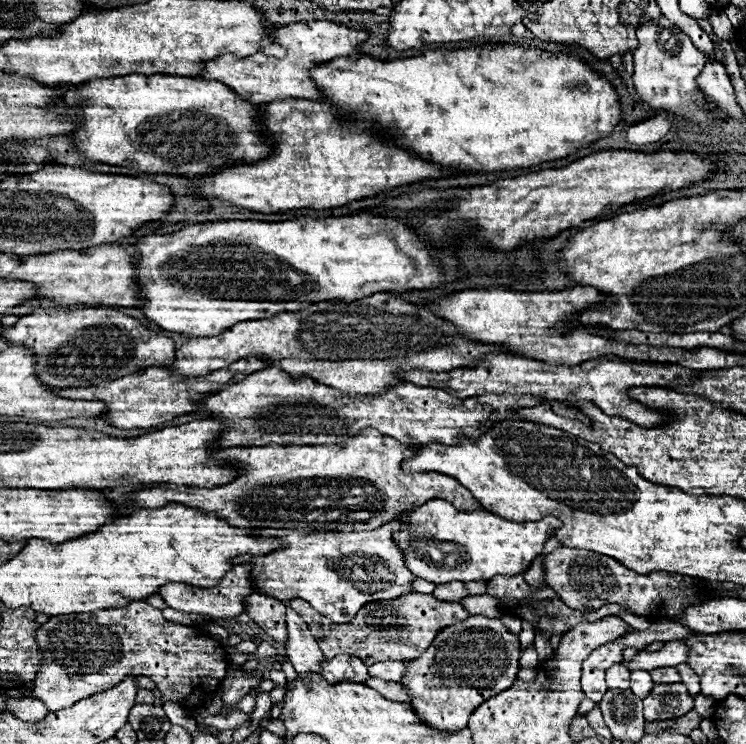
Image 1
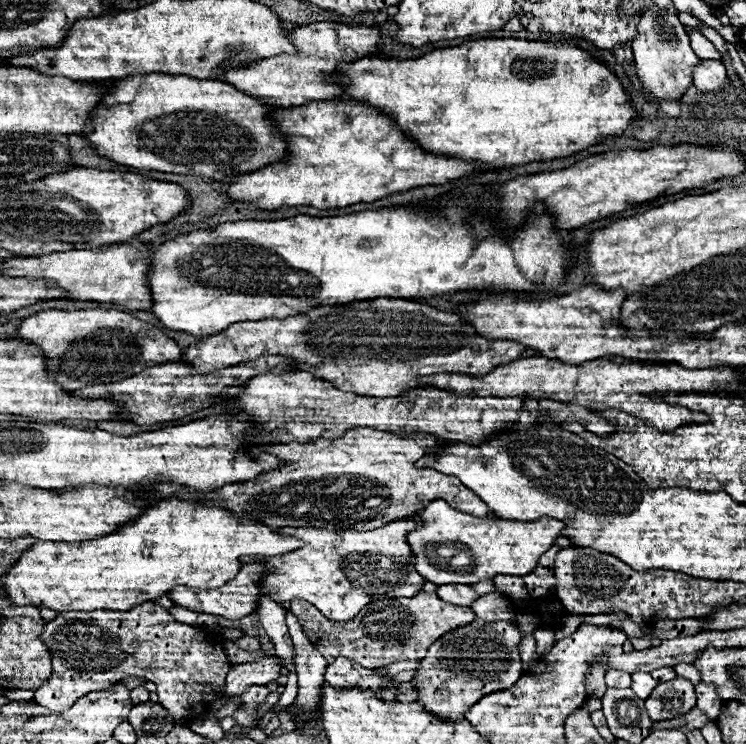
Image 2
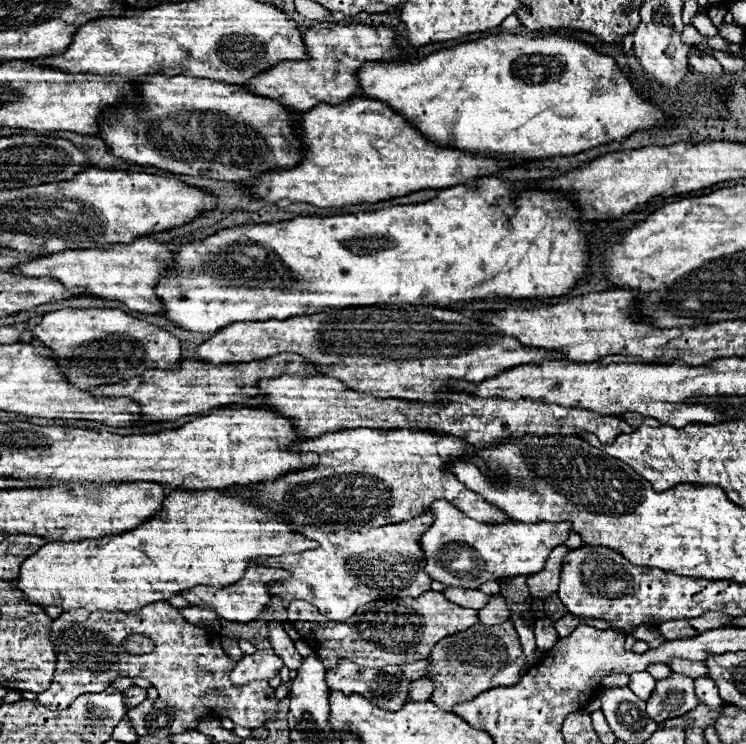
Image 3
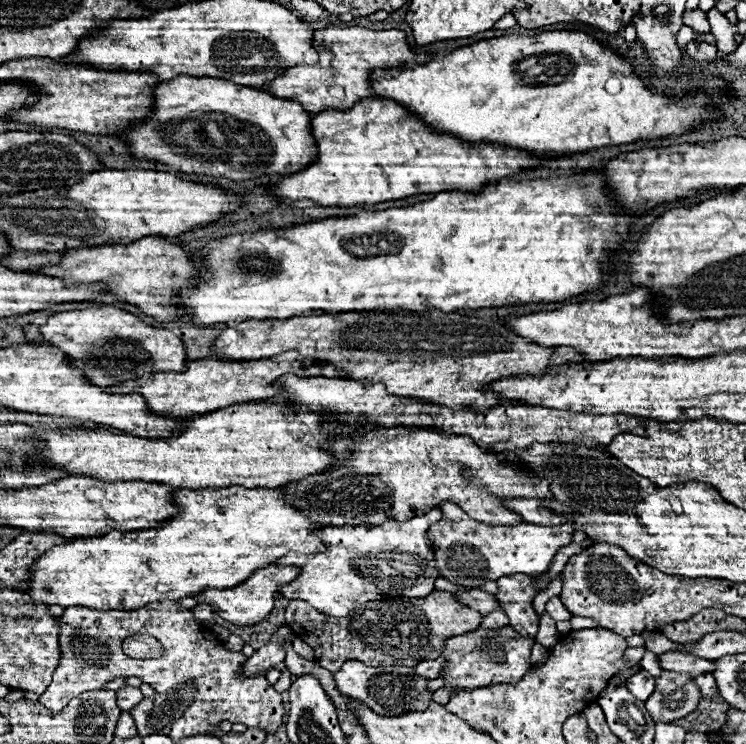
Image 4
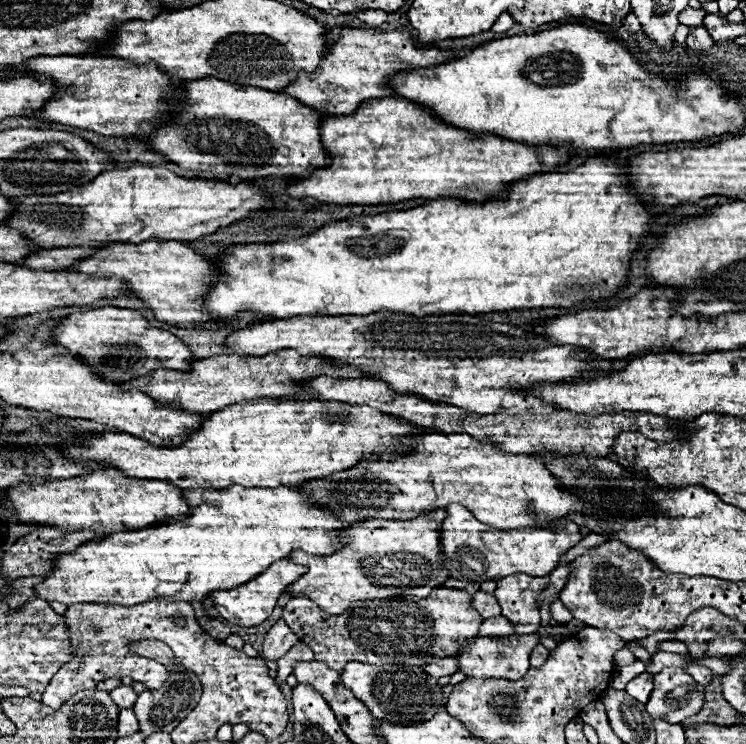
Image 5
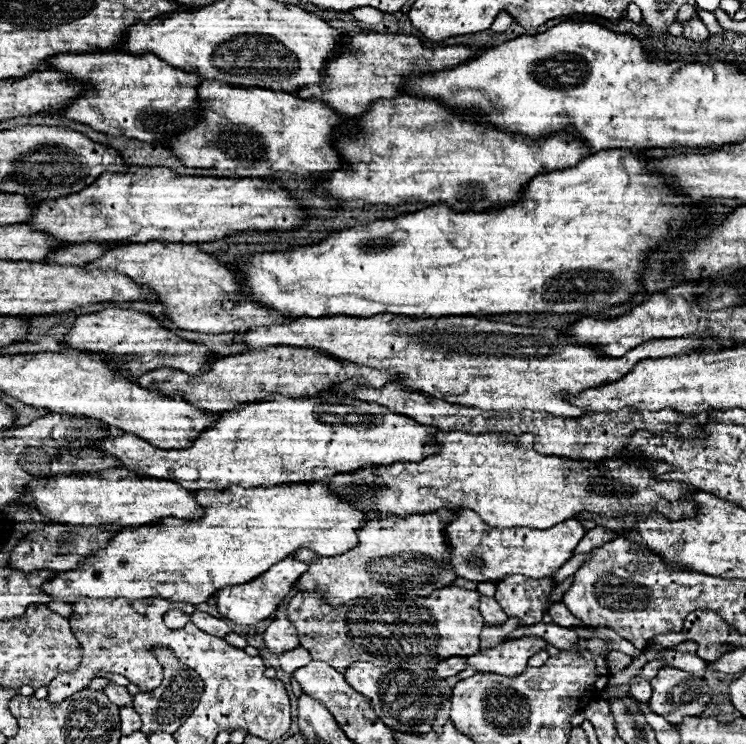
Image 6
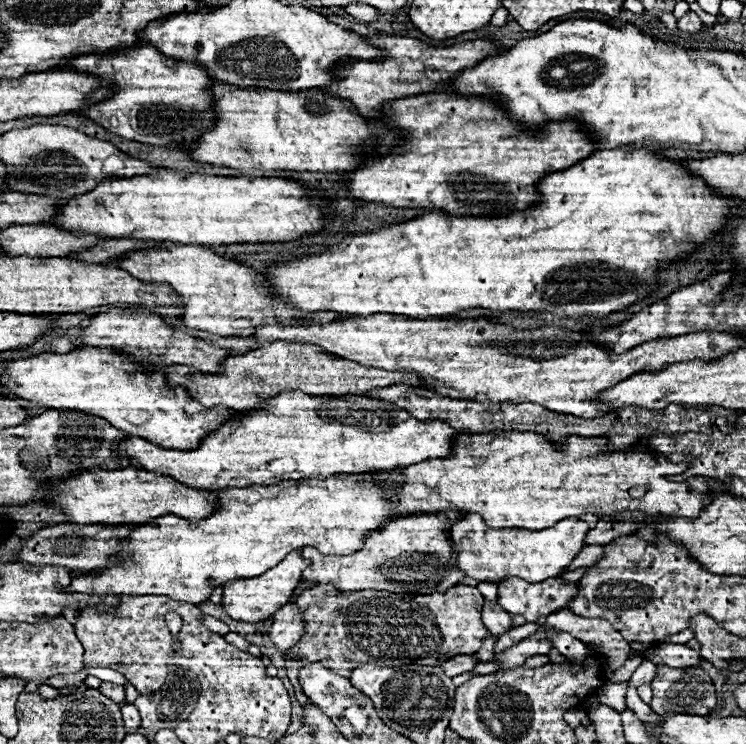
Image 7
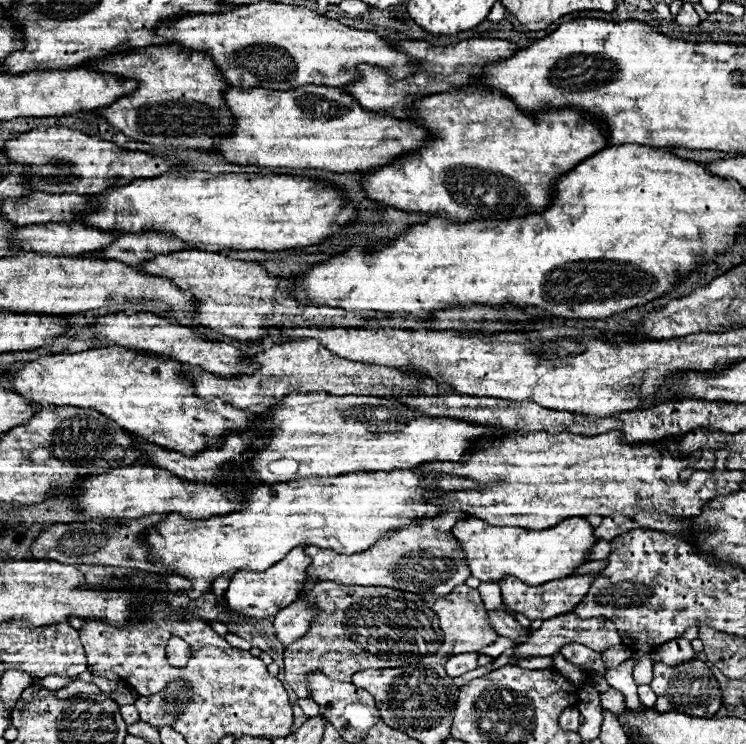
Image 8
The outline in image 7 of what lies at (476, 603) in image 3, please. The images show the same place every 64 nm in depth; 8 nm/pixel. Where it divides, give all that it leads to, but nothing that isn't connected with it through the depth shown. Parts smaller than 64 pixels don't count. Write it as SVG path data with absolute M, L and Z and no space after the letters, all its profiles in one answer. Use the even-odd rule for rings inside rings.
M484 602L482 620L484 620L486 628L490 628L490 632L494 636L506 634L506 632L510 632L514 628L512 626L512 616L508 612L504 612L502 608L498 608L498 604L492 604L492 602Z

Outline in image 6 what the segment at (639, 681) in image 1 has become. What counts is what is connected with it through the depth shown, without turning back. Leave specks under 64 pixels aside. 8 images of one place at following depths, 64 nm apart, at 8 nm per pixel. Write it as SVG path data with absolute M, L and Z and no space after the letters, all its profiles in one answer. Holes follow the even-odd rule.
M640 682L640 684L634 684L634 686L630 688L630 694L632 694L632 696L636 696L640 702L648 704L648 700L650 700L650 696L652 696L650 682Z

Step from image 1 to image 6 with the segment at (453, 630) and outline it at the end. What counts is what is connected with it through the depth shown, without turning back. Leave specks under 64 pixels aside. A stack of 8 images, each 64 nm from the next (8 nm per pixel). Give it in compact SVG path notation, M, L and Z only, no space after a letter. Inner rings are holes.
M520 638L514 642L502 642L488 652L468 656L468 666L482 670L482 674L504 674L518 676L524 672L526 662L536 652L546 650L546 640L542 638Z

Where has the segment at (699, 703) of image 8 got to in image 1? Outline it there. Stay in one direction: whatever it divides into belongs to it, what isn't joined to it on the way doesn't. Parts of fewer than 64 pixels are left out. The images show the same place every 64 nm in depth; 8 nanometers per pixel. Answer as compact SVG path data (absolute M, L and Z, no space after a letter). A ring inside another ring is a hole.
M682 682L658 684L644 698L644 718L654 720L674 720L684 716L694 708L694 700L688 694L688 688Z

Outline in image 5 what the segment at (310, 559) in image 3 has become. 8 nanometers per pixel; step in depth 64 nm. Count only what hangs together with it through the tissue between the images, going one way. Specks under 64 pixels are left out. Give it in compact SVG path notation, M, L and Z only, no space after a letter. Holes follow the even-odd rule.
M432 510L412 520L364 520L346 530L350 542L330 556L314 556L302 550L294 550L290 554L290 560L308 566L308 572L300 576L294 584L290 584L288 592L292 596L300 594L314 600L326 614L332 616L340 616L348 608L348 604L356 600L374 600L374 598L390 598L390 596L426 598L434 588L442 586L450 578L448 570L442 568L444 554L438 544L440 542L438 528L442 526L444 518L446 518L446 510Z

